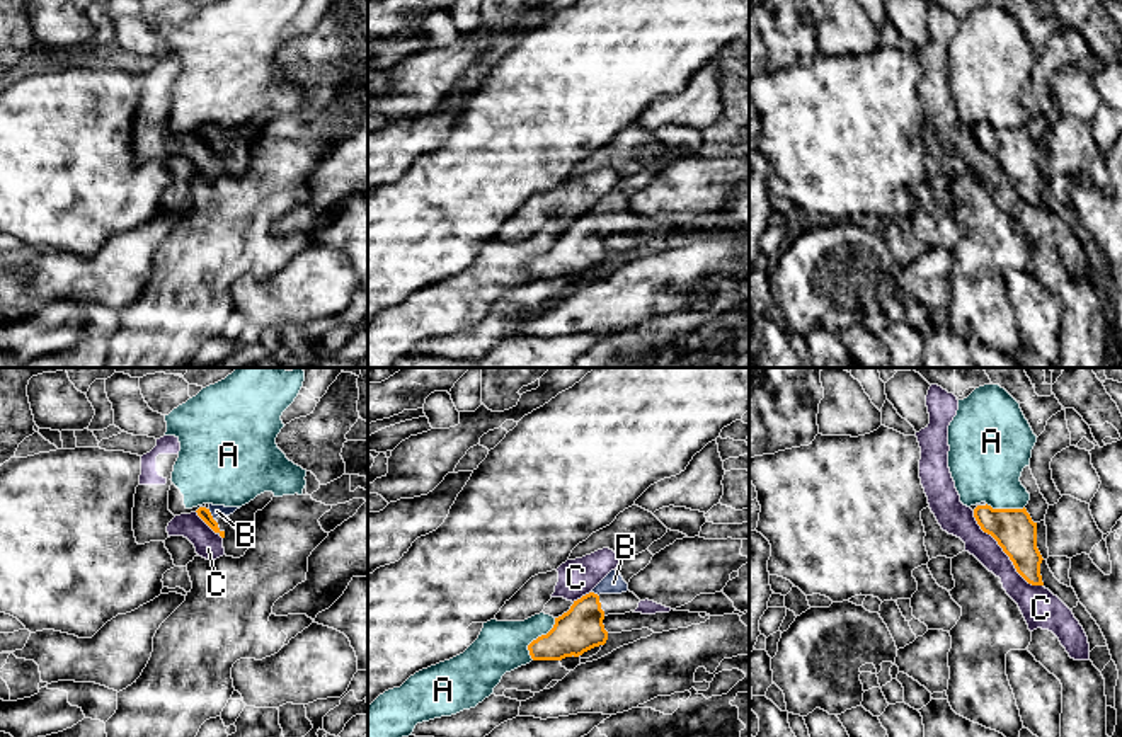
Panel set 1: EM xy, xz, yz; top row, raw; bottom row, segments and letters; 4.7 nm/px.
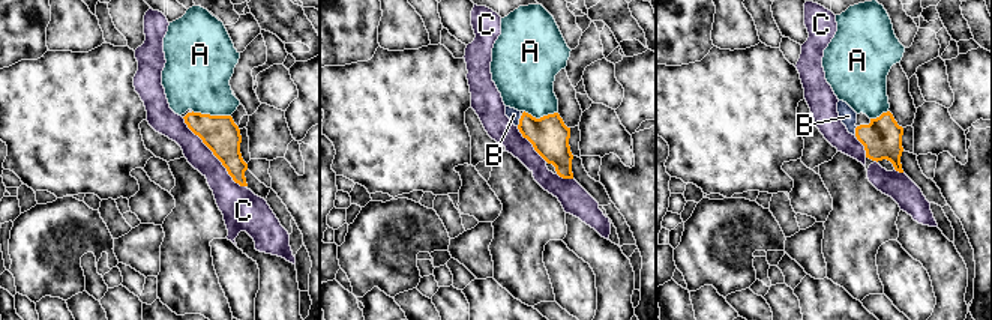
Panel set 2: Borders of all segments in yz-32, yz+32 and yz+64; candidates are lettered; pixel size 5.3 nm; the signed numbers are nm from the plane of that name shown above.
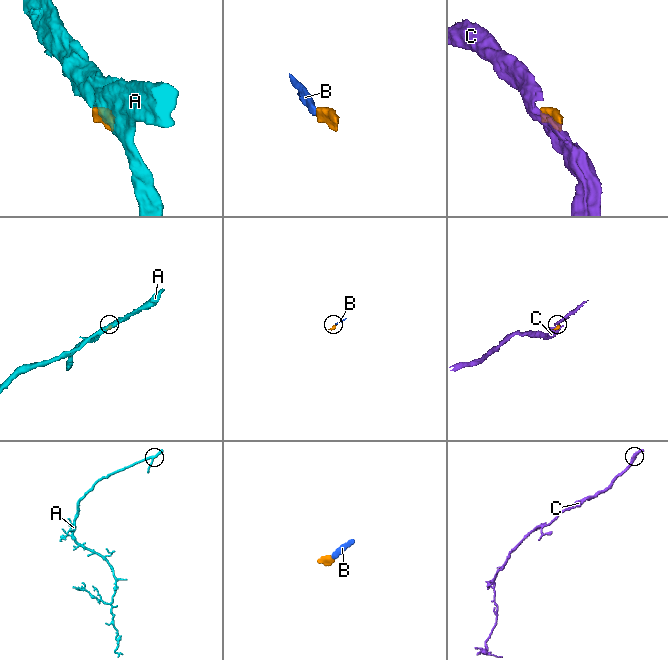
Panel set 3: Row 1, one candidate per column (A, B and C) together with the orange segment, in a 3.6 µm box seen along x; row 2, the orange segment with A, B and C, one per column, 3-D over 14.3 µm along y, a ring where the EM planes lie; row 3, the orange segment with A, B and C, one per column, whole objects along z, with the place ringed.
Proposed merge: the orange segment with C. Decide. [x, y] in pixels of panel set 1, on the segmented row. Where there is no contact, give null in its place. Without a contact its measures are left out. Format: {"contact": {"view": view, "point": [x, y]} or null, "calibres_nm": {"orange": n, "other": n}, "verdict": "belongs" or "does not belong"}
{"contact": {"view": "yz", "point": [1005, 552]}, "calibres_nm": {"orange": 200, "other": 140}, "verdict": "does not belong"}

